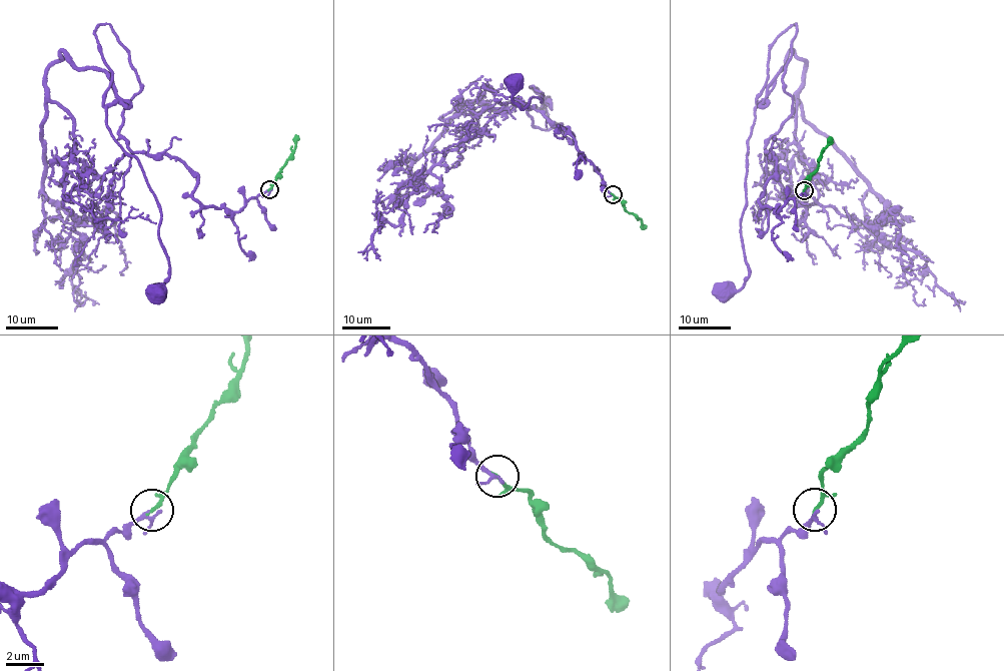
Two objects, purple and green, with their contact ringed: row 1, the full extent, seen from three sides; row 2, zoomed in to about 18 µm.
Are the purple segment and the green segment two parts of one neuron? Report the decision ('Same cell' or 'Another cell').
Same cell

